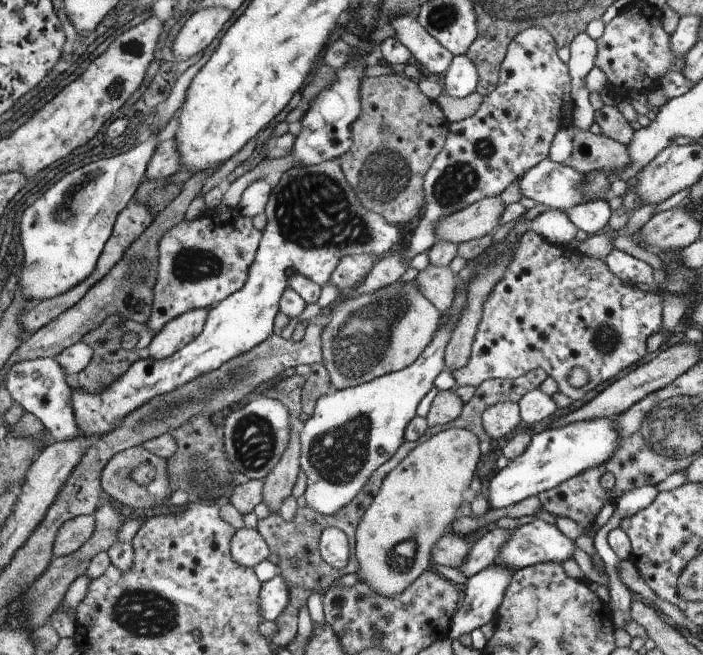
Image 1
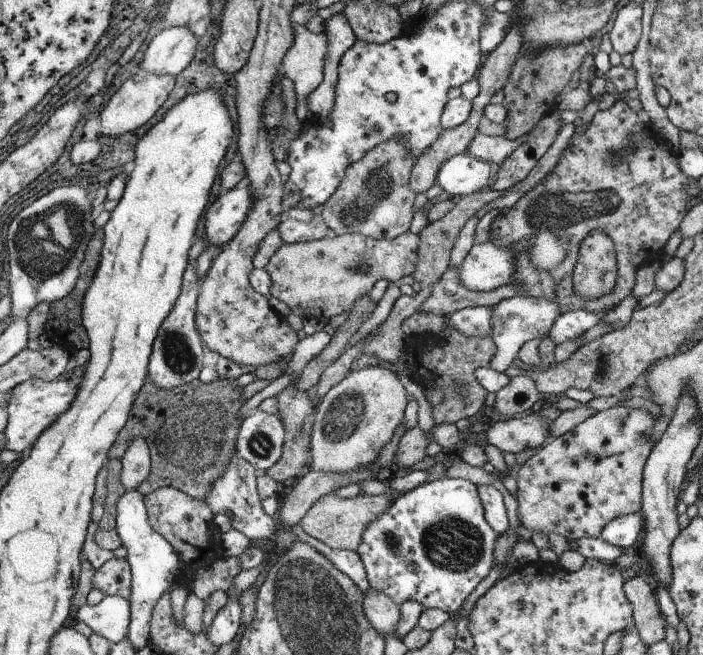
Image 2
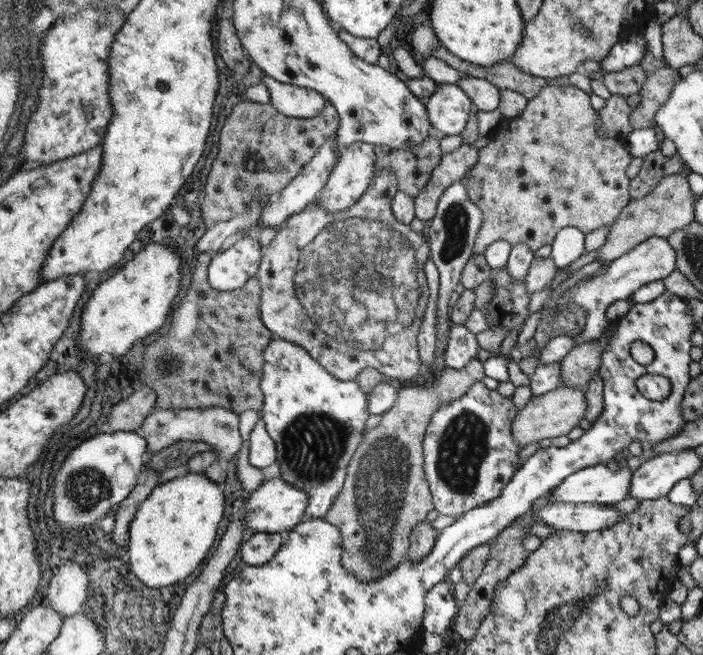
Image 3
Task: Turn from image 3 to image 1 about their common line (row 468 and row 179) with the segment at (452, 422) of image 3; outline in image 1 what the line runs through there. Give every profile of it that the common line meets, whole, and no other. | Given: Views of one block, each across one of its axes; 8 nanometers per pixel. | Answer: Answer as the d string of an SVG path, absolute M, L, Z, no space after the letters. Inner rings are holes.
M531 26L511 42L499 70L499 84L469 118L449 124L449 138L423 176L425 212L407 242L407 260L437 244L433 230L441 218L483 198L499 198L527 170L549 160L551 142L561 130L559 120L571 118L569 112L575 104L569 96L569 78L567 66L557 58L557 46L545 28Z

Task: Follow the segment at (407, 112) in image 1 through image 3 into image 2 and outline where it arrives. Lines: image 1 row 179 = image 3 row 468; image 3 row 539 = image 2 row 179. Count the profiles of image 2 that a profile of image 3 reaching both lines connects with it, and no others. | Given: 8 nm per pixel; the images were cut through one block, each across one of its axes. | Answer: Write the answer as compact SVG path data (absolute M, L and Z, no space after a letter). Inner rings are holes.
M393 134L387 142L379 142L375 150L367 150L359 162L351 162L347 166L347 174L343 184L323 206L317 210L323 224L335 234L361 234L373 240L393 240L399 234L409 230L415 192L409 188L411 168L415 164L415 156L409 150L407 138L403 134Z

